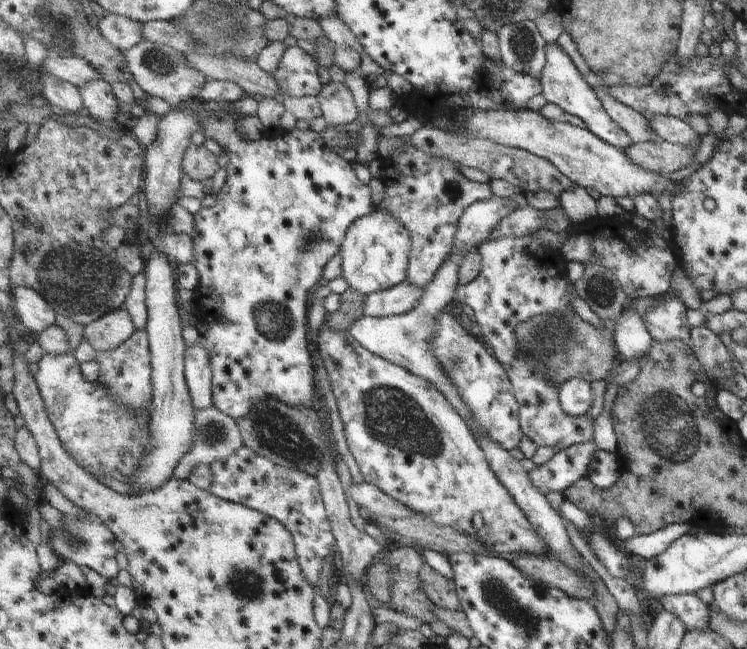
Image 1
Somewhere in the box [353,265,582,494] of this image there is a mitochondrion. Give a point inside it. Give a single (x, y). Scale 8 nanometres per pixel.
(391, 415)

